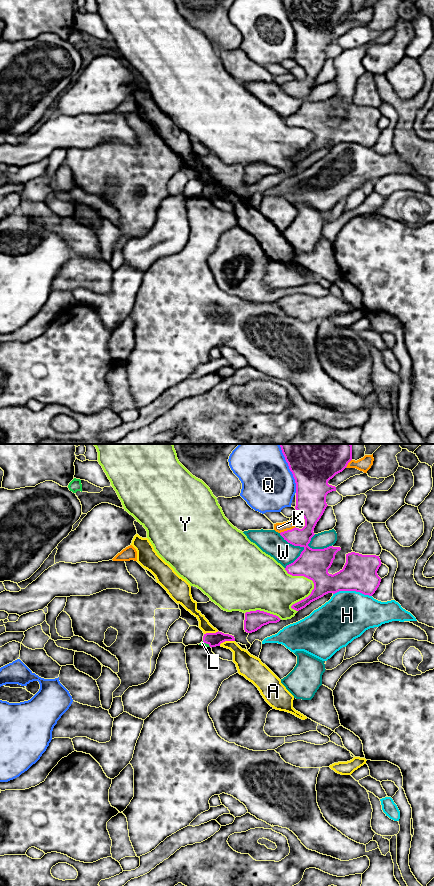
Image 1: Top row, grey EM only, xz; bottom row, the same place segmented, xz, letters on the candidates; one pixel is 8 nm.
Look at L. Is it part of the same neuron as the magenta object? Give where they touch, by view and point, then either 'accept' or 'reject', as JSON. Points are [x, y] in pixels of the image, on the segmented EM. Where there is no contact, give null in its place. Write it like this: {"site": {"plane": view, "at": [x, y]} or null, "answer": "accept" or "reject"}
{"site": {"plane": "xz", "at": [206, 643]}, "answer": "reject"}

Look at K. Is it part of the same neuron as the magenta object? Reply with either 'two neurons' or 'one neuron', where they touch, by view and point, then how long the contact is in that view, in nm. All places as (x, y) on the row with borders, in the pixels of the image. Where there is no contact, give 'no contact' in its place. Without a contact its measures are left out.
two neurons | xz (287, 530) | 140 nm

